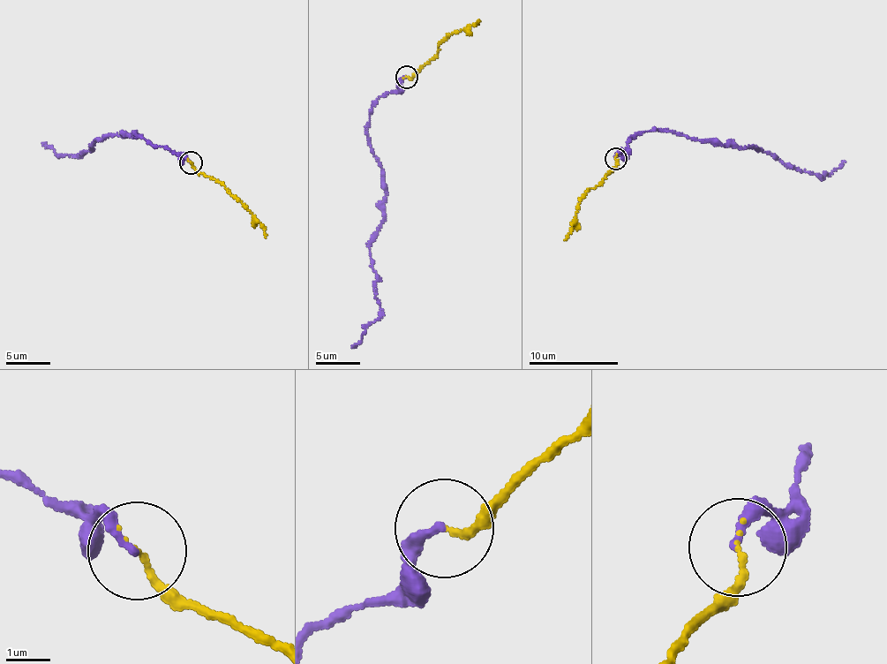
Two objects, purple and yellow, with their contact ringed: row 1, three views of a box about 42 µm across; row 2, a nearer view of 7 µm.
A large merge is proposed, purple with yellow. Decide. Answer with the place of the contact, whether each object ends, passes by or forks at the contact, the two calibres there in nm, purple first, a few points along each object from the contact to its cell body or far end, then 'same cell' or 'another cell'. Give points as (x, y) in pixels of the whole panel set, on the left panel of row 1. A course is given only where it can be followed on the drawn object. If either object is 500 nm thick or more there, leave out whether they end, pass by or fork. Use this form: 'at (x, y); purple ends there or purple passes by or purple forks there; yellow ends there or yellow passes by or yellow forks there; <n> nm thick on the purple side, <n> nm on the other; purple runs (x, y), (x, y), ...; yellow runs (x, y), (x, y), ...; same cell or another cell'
at (191, 162); purple ends there; yellow ends there; 200 nm thick on the purple side, 140 nm on the other; purple runs (191, 163), (183, 156), (132, 131), (96, 141), (81, 154), (58, 155), (41, 143); yellow runs (191, 163), (195, 169), (224, 185), (261, 225), (266, 237); another cell

